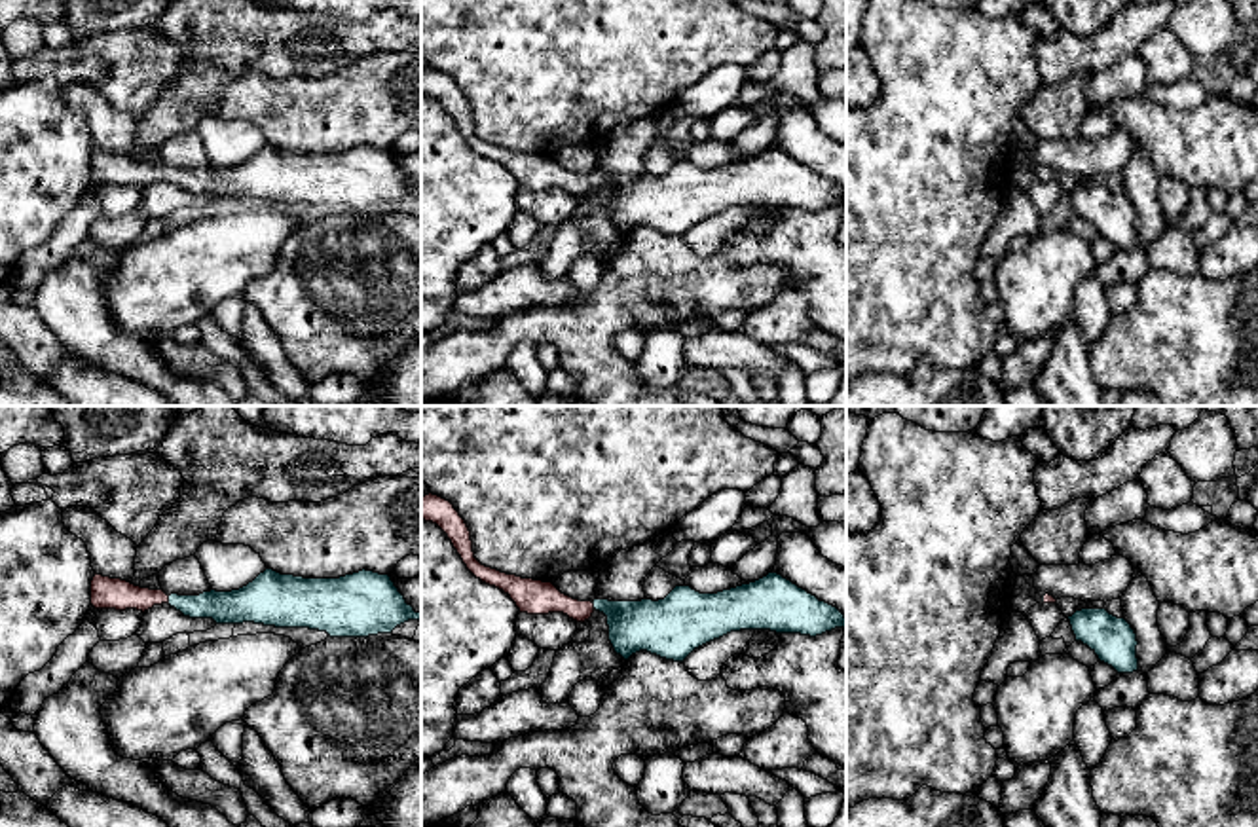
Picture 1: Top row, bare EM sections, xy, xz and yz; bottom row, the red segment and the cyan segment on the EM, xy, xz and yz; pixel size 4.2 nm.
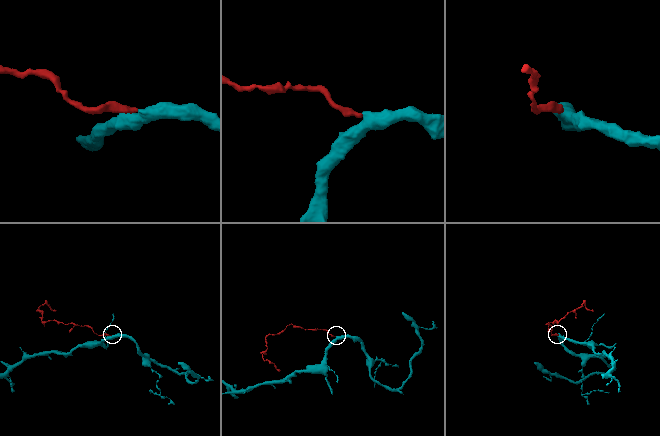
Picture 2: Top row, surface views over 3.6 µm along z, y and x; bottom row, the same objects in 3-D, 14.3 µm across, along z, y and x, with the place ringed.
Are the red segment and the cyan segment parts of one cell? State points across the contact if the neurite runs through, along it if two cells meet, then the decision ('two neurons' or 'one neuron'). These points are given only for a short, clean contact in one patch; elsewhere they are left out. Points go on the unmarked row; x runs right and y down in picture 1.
way xy (118, 169), (167, 175), (188, 181), (224, 183); one neuron

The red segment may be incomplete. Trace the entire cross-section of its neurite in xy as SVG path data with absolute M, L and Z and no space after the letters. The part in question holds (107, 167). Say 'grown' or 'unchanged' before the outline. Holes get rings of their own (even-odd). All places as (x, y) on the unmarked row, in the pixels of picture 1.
grown | M266 144L252 157L231 167L167 171L97 150L91 156L95 184L137 184L169 178L184 192L213 193L216 199L254 197L275 203L309 203L330 212L391 209L408 195L419 195L389 150L359 146L340 154L304 154Z

